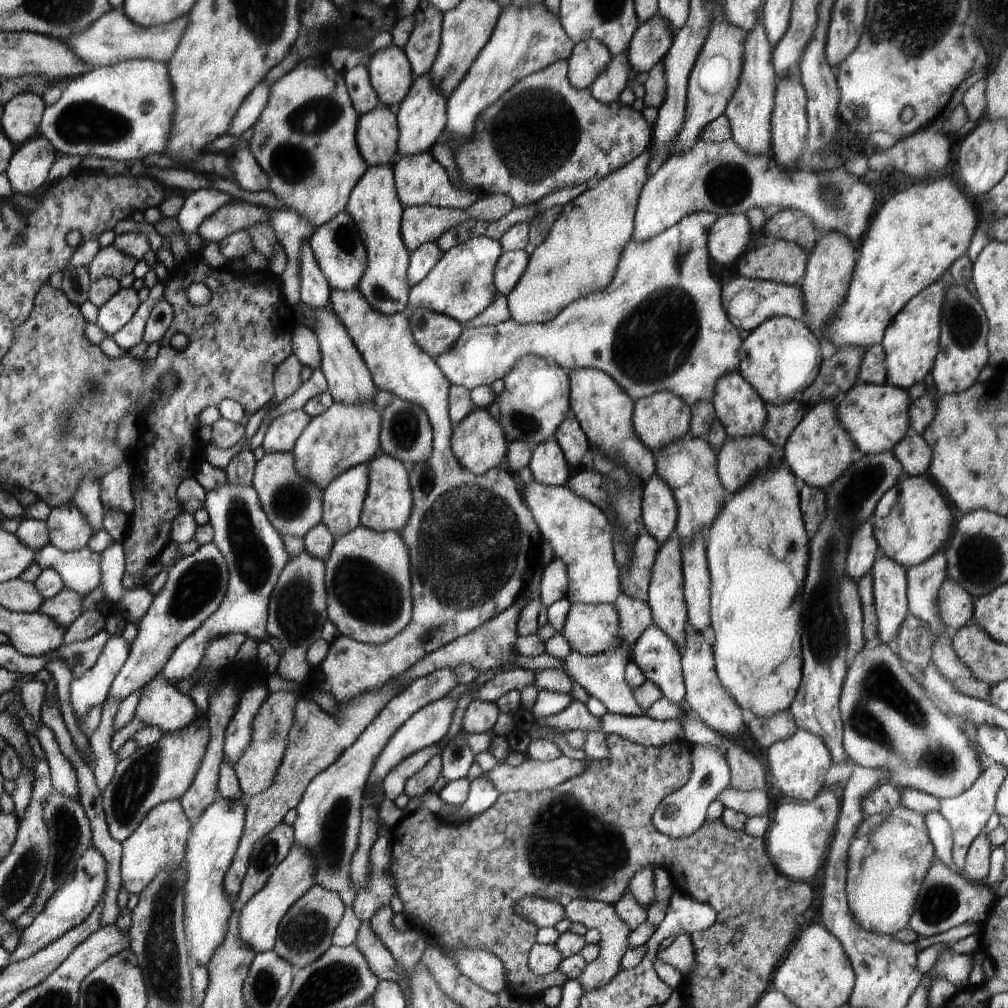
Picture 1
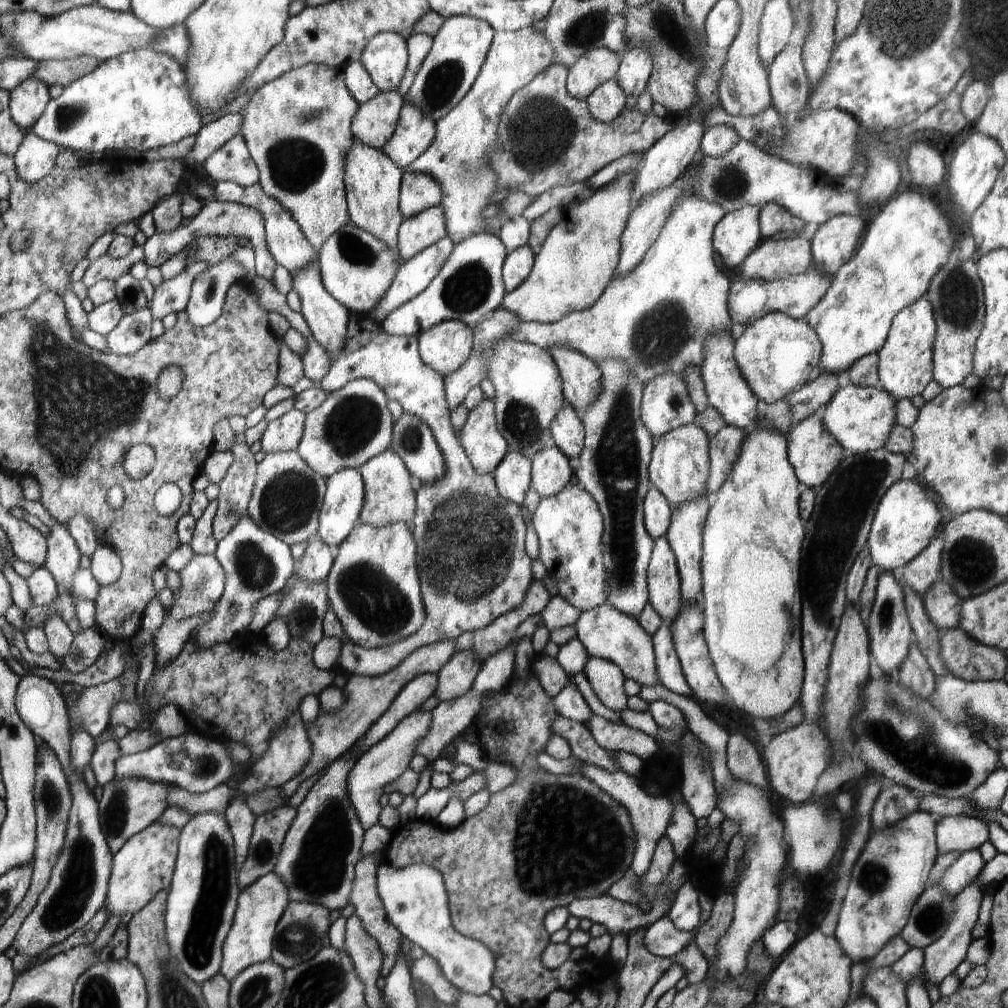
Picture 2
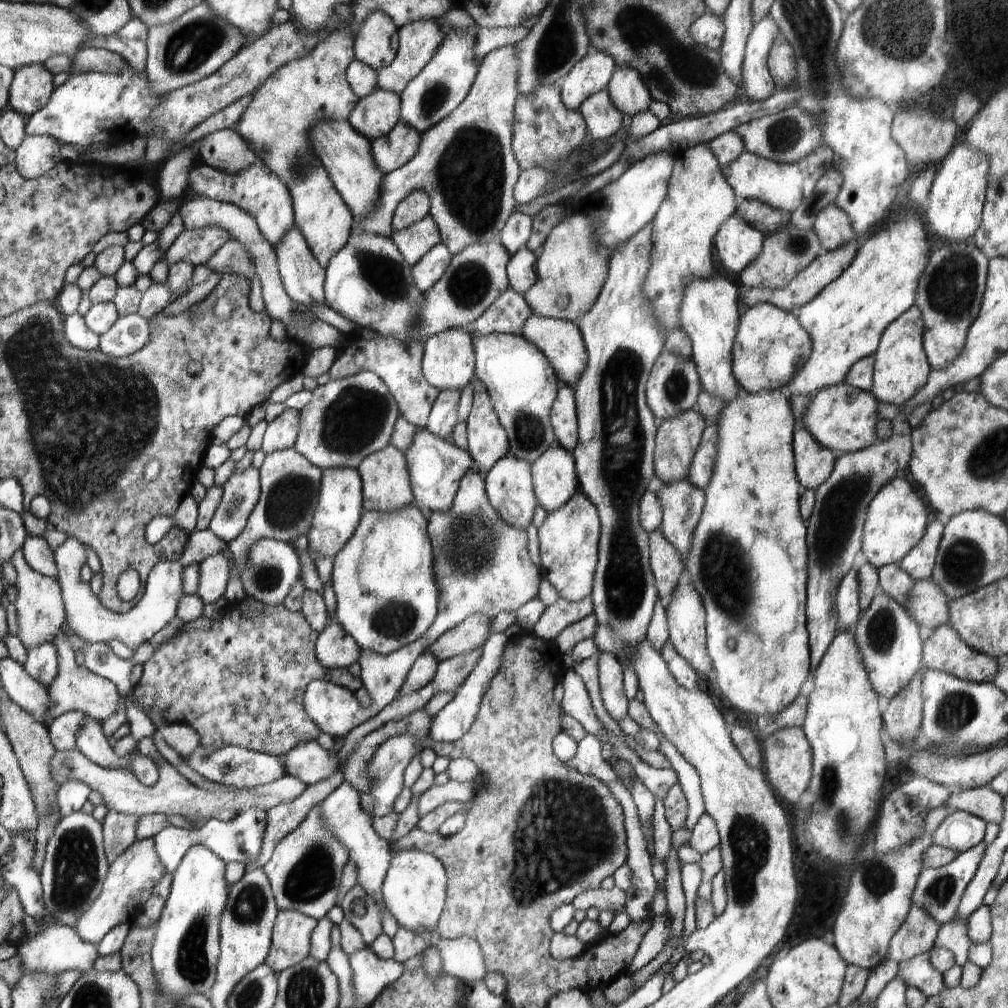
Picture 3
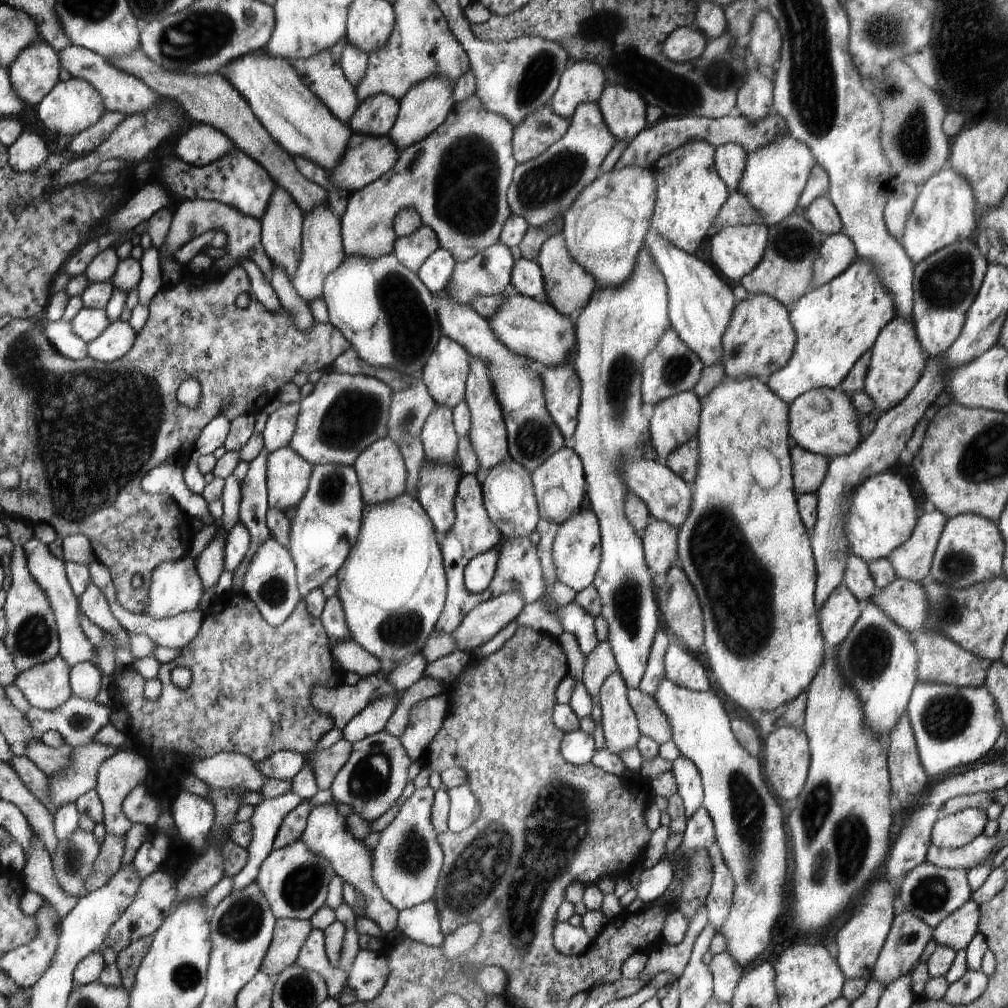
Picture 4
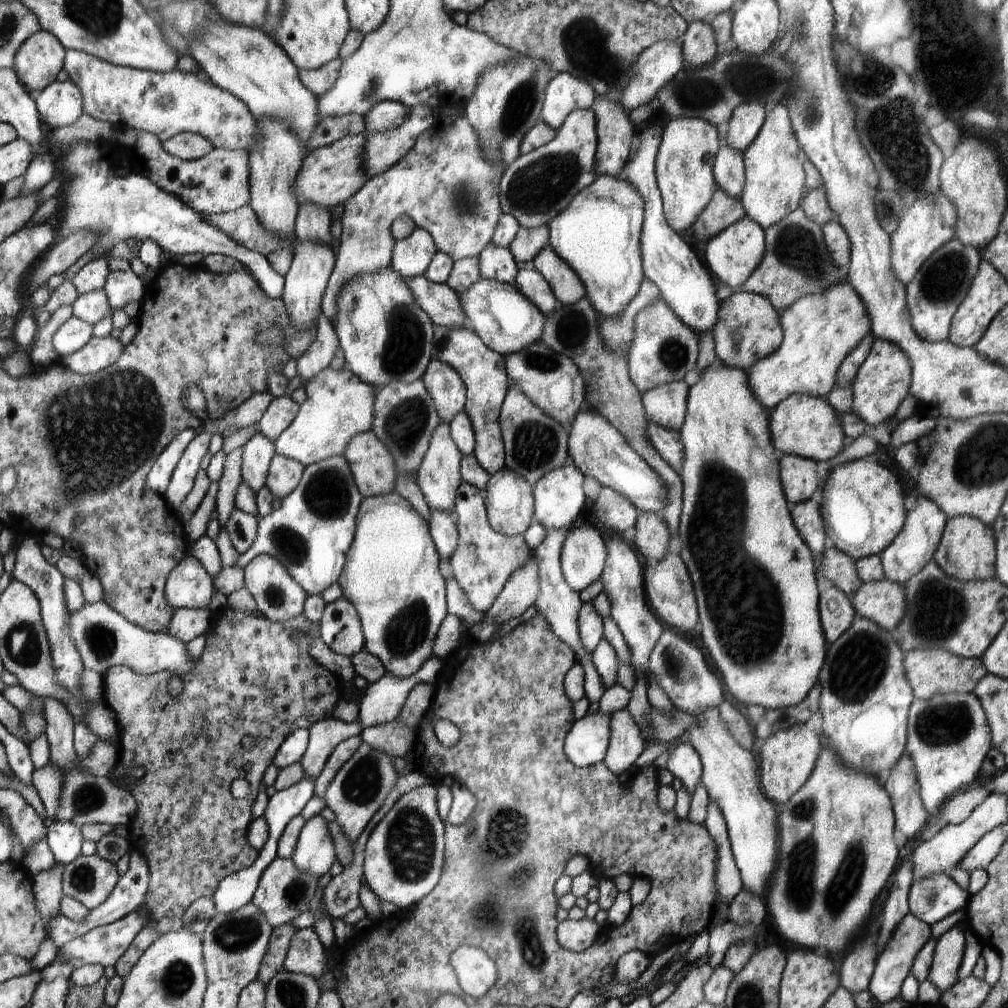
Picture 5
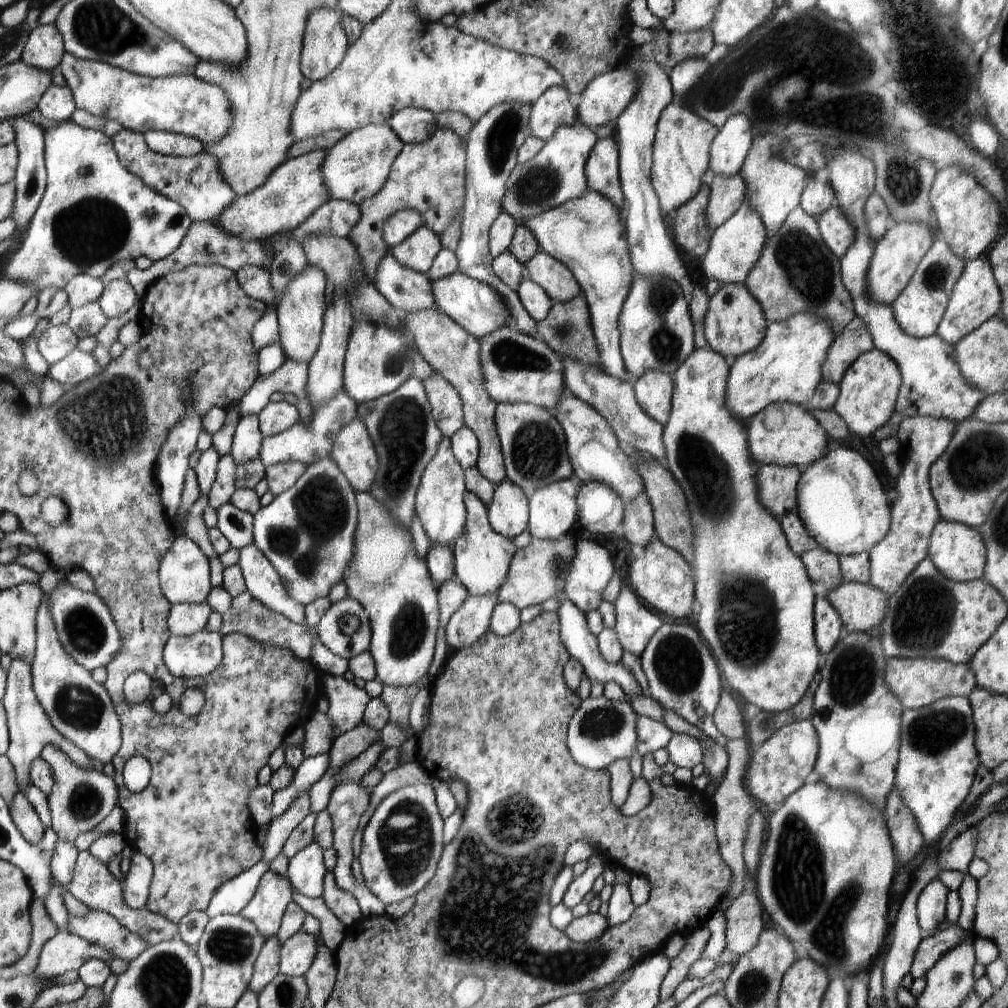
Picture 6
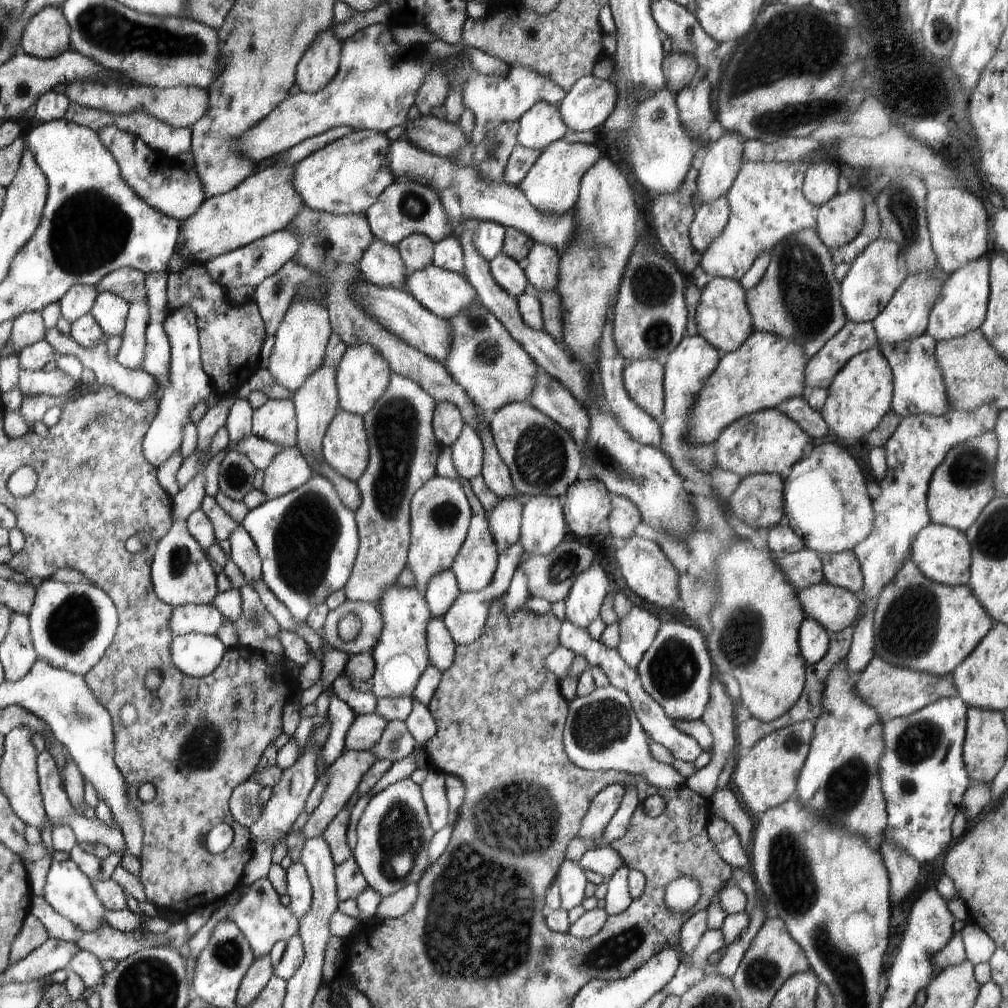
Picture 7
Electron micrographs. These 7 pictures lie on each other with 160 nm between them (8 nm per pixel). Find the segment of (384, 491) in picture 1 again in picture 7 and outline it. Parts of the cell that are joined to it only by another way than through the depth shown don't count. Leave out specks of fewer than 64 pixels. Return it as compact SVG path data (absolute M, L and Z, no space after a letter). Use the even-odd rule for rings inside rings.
M340 409L324 436L322 454L340 476L357 480L369 466L369 441L362 415Z

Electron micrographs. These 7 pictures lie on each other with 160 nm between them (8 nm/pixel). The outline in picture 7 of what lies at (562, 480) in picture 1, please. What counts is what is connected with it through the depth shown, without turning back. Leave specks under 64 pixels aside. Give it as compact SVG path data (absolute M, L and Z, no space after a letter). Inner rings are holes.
M538 495L526 499L521 543L530 554L547 555L565 538L566 519L561 498Z

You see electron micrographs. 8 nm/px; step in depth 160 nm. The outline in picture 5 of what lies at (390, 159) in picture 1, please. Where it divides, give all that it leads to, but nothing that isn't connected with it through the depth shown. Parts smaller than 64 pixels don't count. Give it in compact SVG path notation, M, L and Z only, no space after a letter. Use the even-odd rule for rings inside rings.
M380 101L364 116L366 132L381 133L397 129L408 120L410 110L399 102Z

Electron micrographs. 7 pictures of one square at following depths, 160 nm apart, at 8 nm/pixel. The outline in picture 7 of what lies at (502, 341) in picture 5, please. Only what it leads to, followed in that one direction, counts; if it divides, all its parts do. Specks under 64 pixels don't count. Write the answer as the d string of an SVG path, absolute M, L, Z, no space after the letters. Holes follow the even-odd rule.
M434 264L428 265L425 269L409 273L404 290L413 294L414 298L422 303L422 306L447 321L450 321L456 315L462 314L463 311L469 309L470 305L474 303L481 304L477 291L466 280L466 277L456 274L454 271L444 270Z

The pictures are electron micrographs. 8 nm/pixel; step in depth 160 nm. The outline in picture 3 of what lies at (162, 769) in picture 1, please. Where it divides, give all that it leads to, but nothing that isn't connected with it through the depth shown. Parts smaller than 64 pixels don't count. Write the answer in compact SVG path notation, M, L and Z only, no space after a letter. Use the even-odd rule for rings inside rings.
M110 809L104 817L104 852L109 864L117 860L137 840L139 818Z

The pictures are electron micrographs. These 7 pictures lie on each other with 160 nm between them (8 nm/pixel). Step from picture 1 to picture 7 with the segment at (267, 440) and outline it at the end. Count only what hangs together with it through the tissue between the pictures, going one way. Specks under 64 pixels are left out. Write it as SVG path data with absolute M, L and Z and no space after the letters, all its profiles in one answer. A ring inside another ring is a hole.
M270 399L264 406L253 410L252 432L260 438L278 443L283 447L297 444L297 409L292 399Z

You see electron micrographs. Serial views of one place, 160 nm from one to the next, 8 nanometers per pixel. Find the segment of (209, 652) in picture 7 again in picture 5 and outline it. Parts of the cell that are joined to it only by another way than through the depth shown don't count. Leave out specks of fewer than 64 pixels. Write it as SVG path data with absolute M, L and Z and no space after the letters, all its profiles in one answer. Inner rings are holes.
M106 603L84 605L70 617L70 634L86 669L102 676L114 665L124 665L141 675L168 671L188 679L193 664L197 661L187 654L186 645L168 633L153 633L132 624Z

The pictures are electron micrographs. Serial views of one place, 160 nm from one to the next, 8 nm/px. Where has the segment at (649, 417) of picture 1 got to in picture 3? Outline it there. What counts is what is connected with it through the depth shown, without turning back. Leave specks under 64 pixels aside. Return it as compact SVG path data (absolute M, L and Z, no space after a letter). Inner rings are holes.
M663 350L657 358L646 389L649 409L655 414L658 423L695 409L700 394L700 383L700 374L692 358L686 359L670 350Z

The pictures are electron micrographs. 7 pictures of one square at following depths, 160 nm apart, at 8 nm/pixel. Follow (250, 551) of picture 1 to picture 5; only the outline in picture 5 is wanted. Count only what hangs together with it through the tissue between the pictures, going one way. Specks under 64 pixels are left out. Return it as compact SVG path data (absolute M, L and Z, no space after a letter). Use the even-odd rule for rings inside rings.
M255 556L245 567L245 587L254 597L257 610L270 622L281 623L303 612L307 598L304 589L288 574L285 566L273 556Z

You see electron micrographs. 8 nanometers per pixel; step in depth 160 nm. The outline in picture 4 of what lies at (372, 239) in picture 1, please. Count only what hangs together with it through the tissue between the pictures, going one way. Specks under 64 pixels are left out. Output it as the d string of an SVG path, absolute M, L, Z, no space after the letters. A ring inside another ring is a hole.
M258 49L227 63L222 73L223 76L226 76L226 80L232 83L249 102L250 108L270 136L292 157L306 158L321 166L327 174L341 165L346 149L349 148L350 137L353 137L354 132L349 123L336 118L329 107L304 86L289 60L276 59L274 56L270 56L268 51Z

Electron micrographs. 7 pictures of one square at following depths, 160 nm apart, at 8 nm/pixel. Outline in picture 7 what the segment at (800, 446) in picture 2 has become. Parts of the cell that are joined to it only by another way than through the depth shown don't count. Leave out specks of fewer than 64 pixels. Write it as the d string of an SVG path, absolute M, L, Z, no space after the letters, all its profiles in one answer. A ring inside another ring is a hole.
M777 474L744 477L730 496L732 512L752 528L772 528L785 521L785 481Z

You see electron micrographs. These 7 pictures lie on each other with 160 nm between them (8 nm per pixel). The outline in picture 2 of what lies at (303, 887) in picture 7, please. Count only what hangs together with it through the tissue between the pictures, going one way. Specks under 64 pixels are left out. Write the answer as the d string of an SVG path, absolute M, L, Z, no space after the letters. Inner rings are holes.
M418 709L402 720L388 737L371 746L357 758L353 769L349 772L349 795L354 810L357 811L357 817L366 830L378 823L378 816L383 808L379 800L384 793L384 786L396 781L409 768L409 762L416 754L417 746L429 732L432 724L433 714L425 709Z

